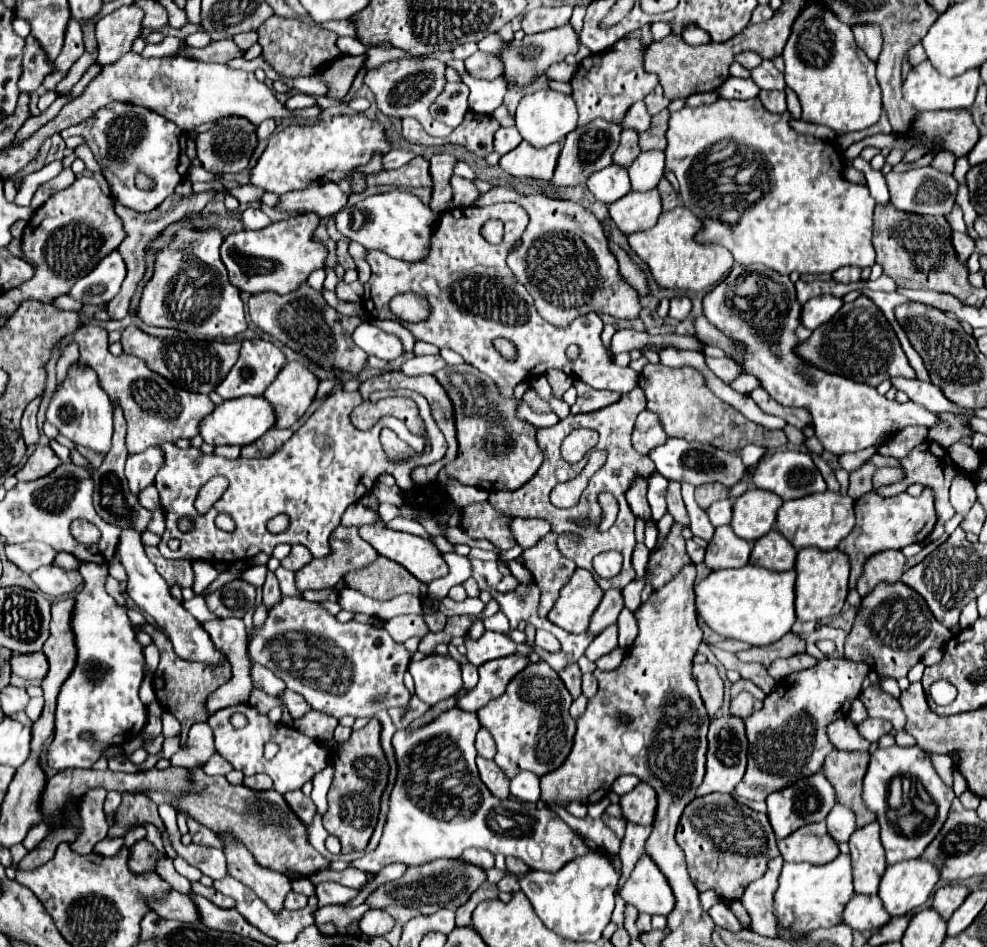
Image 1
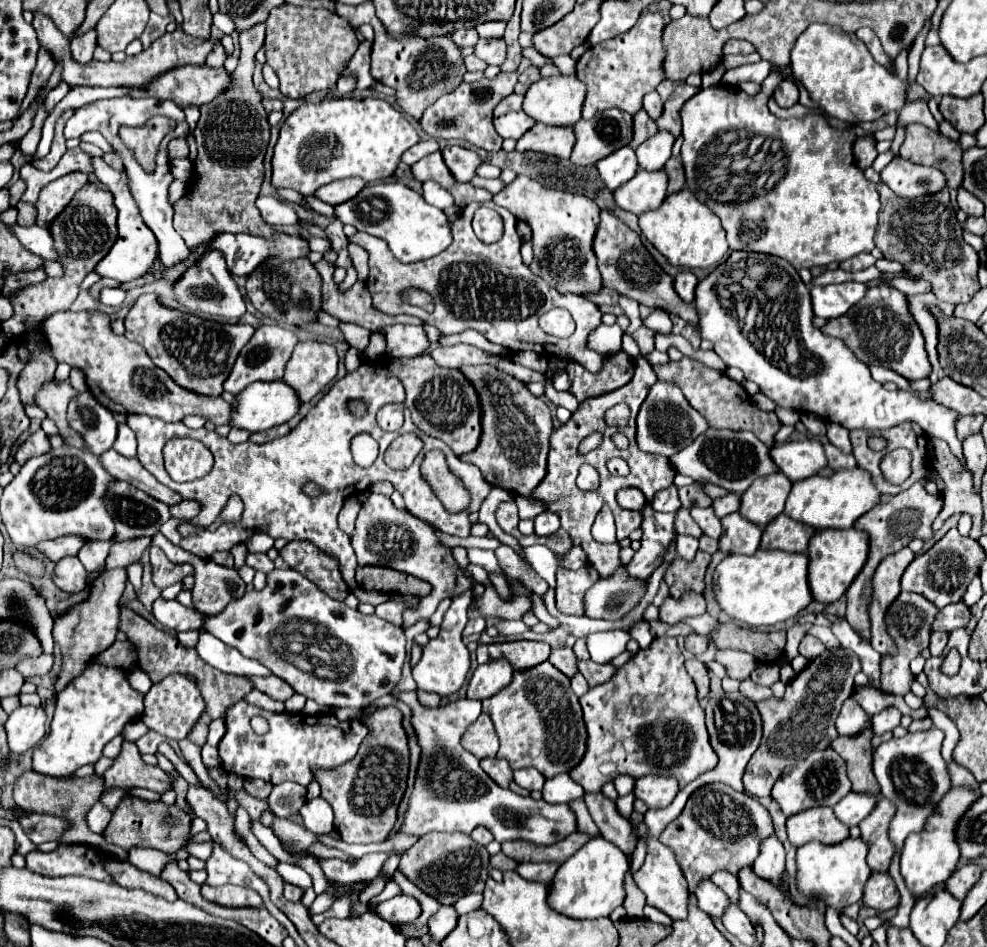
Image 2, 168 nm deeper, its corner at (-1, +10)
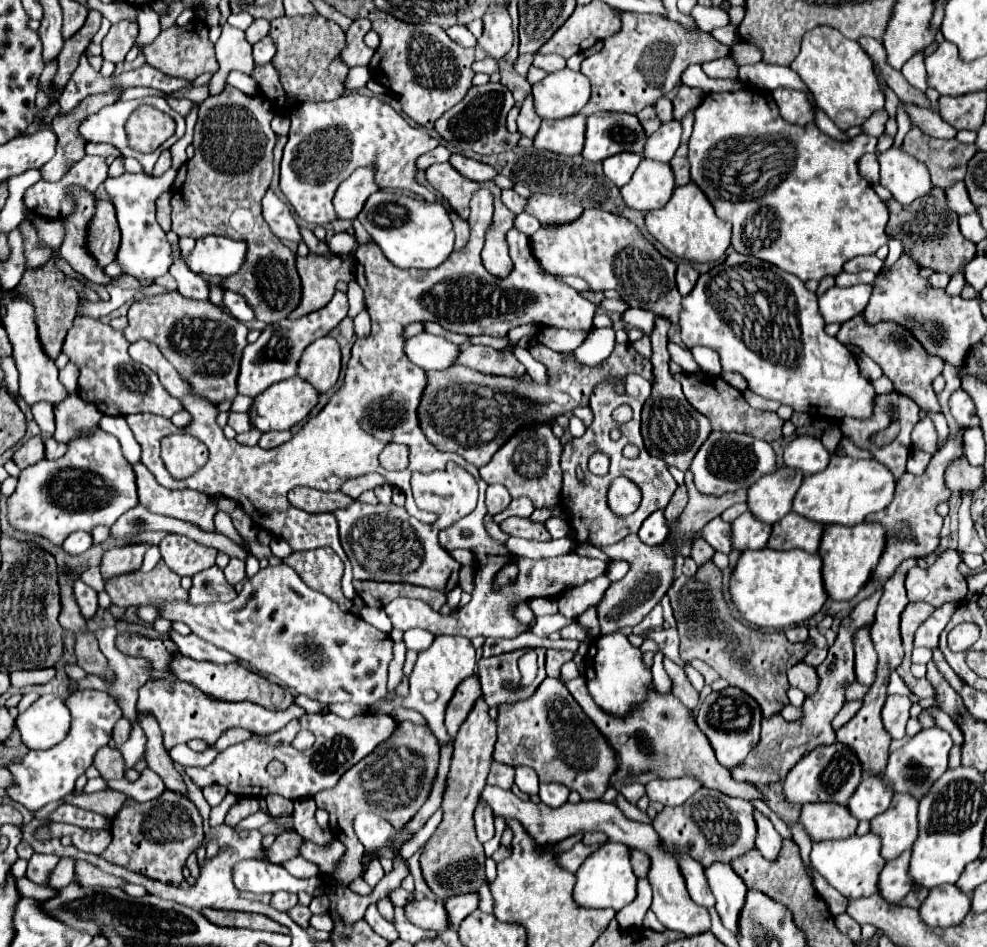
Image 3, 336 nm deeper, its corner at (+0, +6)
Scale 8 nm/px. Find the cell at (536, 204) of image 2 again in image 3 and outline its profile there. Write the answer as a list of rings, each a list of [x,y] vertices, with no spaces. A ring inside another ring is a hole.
[[[534,194],[528,200],[526,212],[536,216],[542,224],[544,222],[566,222],[566,220],[574,220],[582,214],[582,206],[572,204],[560,196],[550,196],[550,194]]]

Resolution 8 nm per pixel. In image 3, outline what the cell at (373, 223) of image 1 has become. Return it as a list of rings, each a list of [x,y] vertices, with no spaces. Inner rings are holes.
[[[380,190],[368,198],[358,220],[376,240],[384,256],[398,268],[436,268],[450,256],[454,248],[450,212],[440,202],[426,202],[420,198]]]

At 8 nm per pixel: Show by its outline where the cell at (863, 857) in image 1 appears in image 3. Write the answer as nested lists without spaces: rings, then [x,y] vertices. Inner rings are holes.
[[[896,794],[894,804],[890,804],[890,810],[886,810],[882,816],[876,816],[872,822],[872,832],[880,834],[882,838],[882,856],[886,860],[894,860],[904,850],[910,850],[916,836],[918,836],[918,800],[910,794]]]

